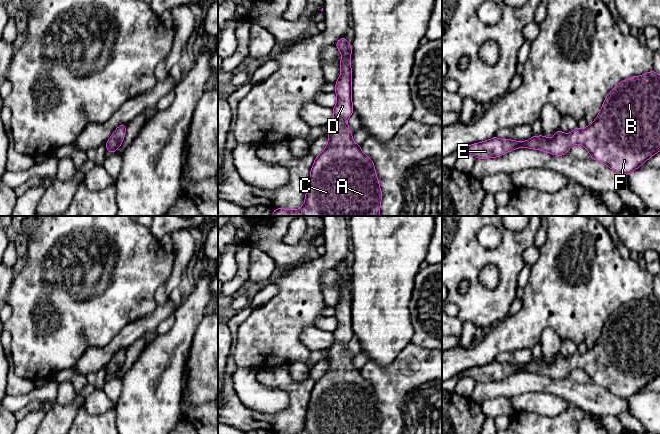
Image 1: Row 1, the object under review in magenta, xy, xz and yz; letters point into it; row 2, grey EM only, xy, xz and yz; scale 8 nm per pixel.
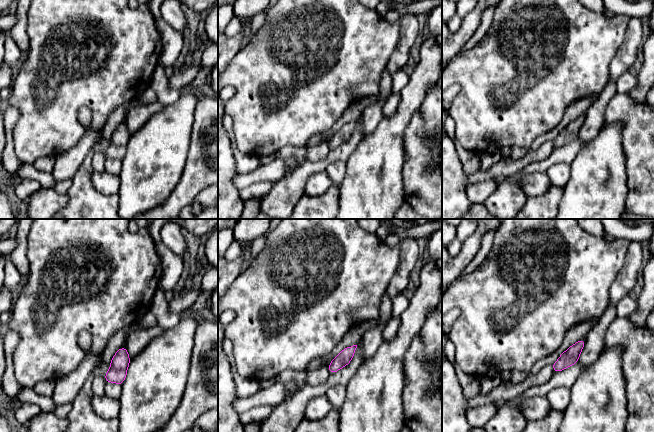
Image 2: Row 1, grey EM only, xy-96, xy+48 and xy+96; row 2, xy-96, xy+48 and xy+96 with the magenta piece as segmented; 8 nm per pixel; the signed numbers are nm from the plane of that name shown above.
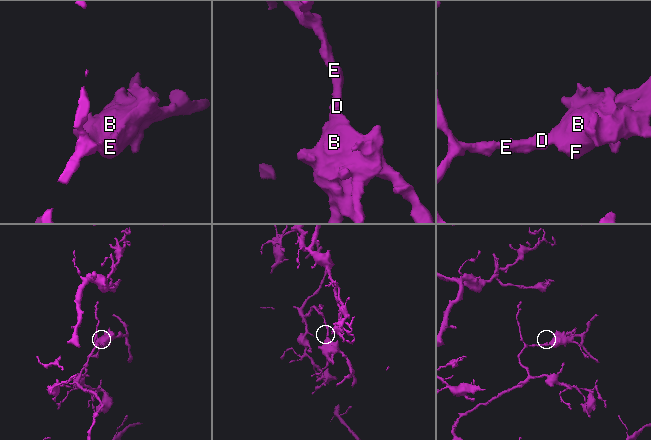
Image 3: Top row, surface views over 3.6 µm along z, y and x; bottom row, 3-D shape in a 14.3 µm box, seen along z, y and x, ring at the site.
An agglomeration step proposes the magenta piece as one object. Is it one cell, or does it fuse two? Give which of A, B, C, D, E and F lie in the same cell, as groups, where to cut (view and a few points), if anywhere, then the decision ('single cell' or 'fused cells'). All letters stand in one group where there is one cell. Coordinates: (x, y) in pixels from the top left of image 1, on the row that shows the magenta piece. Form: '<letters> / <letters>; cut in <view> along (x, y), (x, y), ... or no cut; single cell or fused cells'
A B C D E F; no cut; single cell

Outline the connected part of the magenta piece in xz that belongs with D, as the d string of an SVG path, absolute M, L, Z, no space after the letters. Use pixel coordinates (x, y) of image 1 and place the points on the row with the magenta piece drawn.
M346 36L339 39L335 47L344 56L340 59L339 79L335 82L337 102L332 108L334 119L328 125L328 143L314 160L303 206L296 210L273 209L272 216L379 216L382 191L374 162L362 152L361 145L354 143L353 133L348 128L347 119L354 112L350 64L352 47Z

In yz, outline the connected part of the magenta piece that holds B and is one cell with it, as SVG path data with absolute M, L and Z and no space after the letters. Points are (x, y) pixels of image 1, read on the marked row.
M654 70L641 76L633 76L618 83L605 98L602 108L595 120L585 129L577 126L572 132L565 134L560 128L551 139L543 134L532 136L527 141L499 139L494 136L490 140L471 144L460 148L462 153L472 153L476 159L500 157L518 148L529 148L548 152L555 156L569 153L571 146L583 145L593 159L607 165L613 171L629 175L642 166L644 162L660 151L660 75Z

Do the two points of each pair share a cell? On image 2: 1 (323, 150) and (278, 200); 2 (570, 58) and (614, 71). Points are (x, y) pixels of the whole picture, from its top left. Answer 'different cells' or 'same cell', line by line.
1: different cells
2: different cells

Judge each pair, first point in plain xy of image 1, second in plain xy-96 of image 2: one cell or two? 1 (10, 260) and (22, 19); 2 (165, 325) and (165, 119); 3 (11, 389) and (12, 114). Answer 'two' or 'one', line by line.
1: two
2: two
3: one

